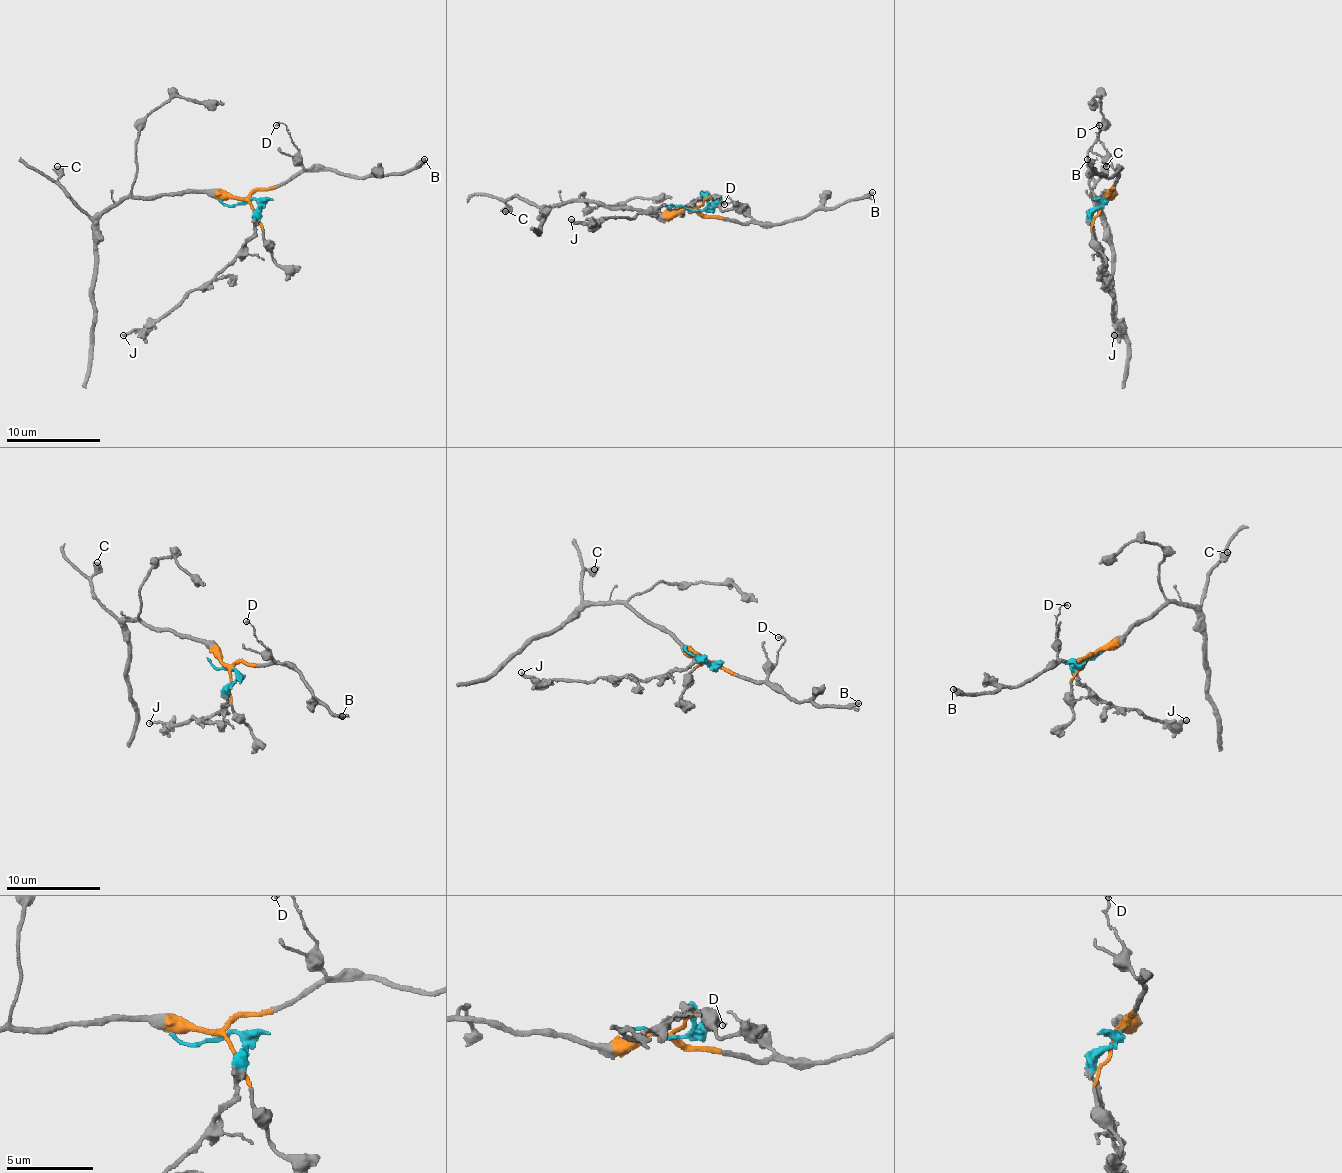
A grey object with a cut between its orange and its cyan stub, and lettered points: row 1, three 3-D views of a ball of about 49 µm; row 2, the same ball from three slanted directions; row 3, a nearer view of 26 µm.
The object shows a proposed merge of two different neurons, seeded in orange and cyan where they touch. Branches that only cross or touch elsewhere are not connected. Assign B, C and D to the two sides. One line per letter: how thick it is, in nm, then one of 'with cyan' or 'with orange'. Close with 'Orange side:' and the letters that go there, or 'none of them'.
B: 220 nm | with orange
C: 600 nm | with orange
D: 130 nm | with orange
Orange side: B, C, D

